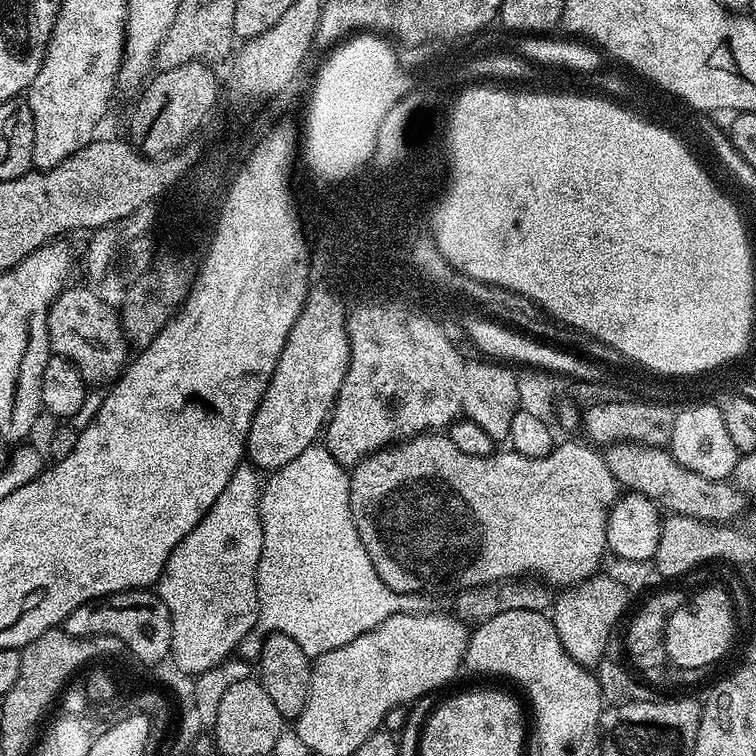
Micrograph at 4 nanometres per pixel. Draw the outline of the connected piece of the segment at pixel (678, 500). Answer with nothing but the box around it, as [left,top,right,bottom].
[607,442,746,525]

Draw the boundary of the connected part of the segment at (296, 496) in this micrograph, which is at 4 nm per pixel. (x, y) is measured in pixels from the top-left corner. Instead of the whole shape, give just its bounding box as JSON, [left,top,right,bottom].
[258,442,429,658]

